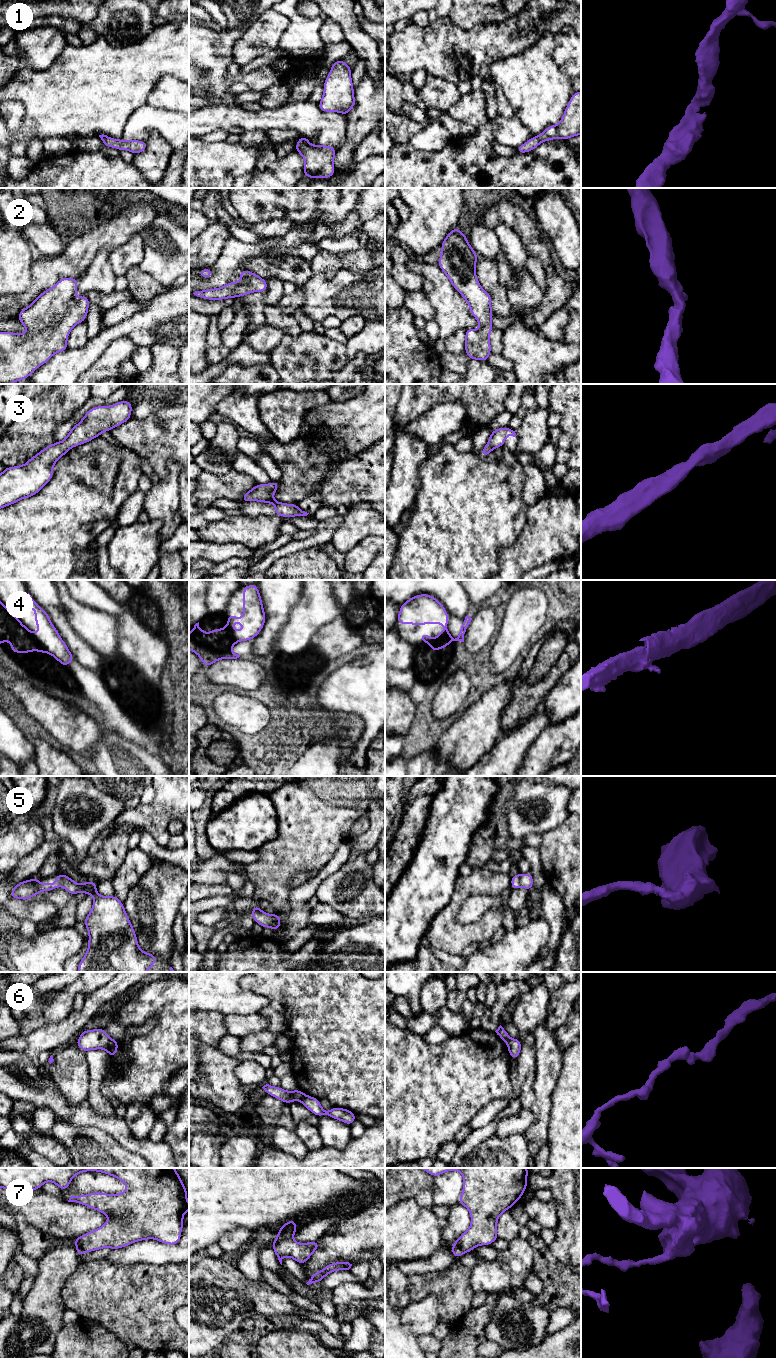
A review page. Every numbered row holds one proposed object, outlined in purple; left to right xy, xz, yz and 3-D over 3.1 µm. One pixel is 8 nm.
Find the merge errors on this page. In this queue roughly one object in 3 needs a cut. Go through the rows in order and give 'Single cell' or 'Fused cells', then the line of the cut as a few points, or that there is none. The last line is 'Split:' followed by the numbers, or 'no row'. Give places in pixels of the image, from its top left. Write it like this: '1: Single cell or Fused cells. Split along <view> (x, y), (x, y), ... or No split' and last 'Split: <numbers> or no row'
1: Single cell. No split
2: Single cell. No split
3: Single cell. No split
4: Fused cells. Split along xy (32, 633), (47, 652)
5: Single cell. No split
6: Fused cells. Split along xy (111, 1039), (106, 1049)
7: Fused cells. Split along xz (291, 1237), (279, 1240), (271, 1246)
Split: 4, 6, 7

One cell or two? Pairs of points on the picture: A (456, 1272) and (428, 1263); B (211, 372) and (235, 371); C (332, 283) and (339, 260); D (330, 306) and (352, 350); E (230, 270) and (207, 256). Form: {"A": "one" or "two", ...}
{"A": "two", "B": "two", "C": "two", "D": "two", "E": "two"}

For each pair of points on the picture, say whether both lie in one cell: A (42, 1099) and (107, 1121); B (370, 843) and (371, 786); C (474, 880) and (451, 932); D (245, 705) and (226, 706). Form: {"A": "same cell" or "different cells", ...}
{"A": "same cell", "B": "different cells", "C": "same cell", "D": "same cell"}

